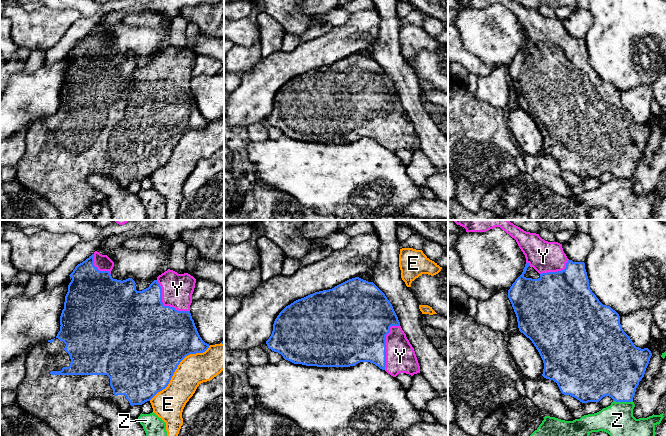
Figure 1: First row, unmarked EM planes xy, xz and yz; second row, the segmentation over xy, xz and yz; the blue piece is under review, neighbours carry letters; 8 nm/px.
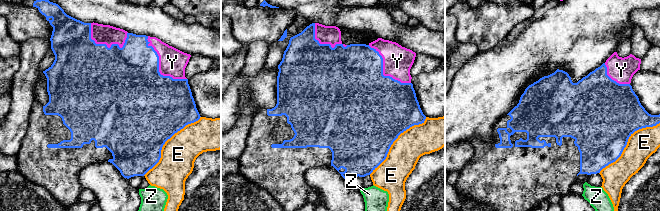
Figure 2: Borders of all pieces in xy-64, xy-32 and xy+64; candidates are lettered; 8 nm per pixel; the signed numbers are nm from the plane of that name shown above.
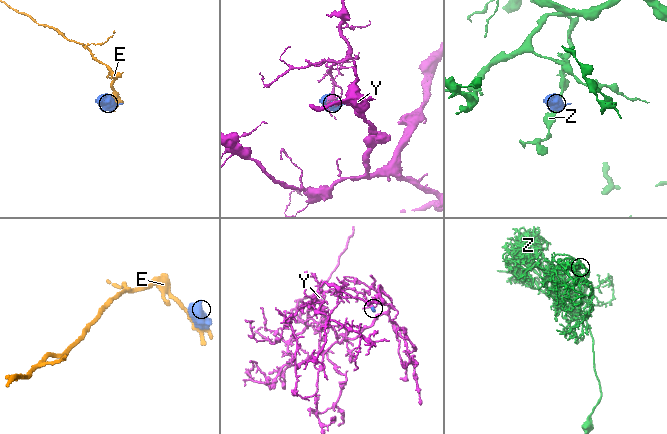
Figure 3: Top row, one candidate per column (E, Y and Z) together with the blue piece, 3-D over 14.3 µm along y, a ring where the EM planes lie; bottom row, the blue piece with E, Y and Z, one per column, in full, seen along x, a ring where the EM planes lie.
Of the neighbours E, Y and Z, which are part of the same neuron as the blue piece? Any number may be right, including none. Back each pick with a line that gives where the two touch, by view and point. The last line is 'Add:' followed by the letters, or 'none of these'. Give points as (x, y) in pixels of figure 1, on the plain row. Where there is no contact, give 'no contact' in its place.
Y: xz (385, 120)
Add: Y

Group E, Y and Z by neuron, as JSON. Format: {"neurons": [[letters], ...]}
{"neurons": [["E"], ["Y"], ["Z"]]}

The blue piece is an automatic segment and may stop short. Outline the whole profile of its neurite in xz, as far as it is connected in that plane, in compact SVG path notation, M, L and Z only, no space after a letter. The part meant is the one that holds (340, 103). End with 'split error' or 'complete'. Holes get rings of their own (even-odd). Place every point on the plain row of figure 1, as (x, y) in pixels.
M359 53L286 82L275 95L266 120L294 140L350 143L370 138L393 153L399 149L411 152L420 149L414 124L402 106L392 80L373 58Z | split error

